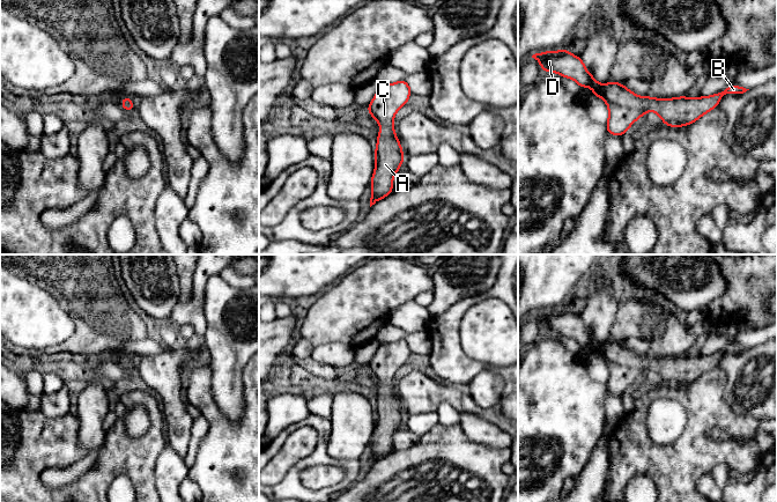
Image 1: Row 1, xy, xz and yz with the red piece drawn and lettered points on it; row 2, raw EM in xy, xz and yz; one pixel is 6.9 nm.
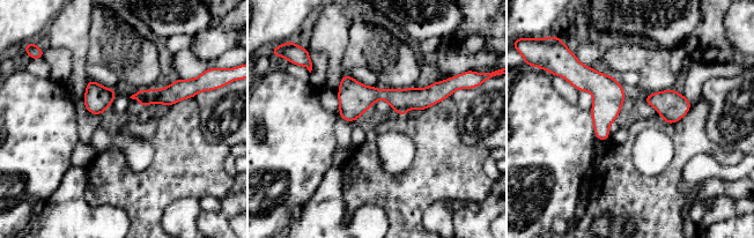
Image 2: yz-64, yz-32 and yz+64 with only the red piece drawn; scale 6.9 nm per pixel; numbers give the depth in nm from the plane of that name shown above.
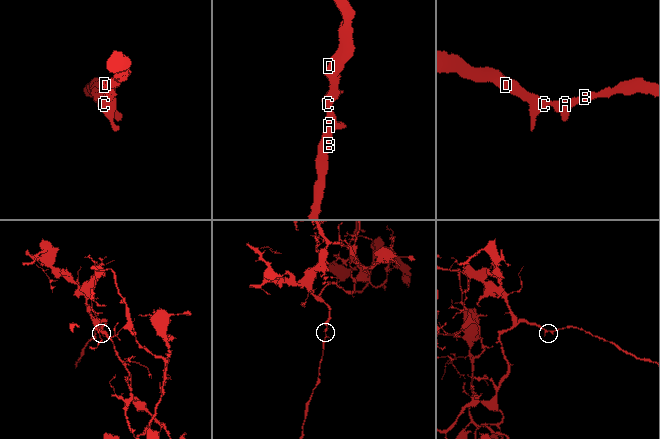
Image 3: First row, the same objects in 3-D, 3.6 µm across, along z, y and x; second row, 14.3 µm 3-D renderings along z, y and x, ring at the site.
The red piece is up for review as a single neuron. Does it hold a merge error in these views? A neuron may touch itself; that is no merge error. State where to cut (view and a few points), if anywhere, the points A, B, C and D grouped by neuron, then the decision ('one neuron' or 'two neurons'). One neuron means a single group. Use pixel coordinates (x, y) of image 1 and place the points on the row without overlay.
no cut; A B C D; one neuron

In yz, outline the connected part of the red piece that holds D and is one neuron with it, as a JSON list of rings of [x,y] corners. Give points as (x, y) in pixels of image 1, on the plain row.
[[[567,308],[535,312],[532,317],[539,320],[545,333],[555,331],[560,335],[575,339],[582,348],[591,346],[592,355],[601,356],[608,366],[609,375],[605,384],[607,392],[614,396],[622,396],[627,392],[629,386],[638,377],[644,376],[649,369],[654,370],[666,385],[688,385],[719,366],[724,354],[740,354],[749,349],[739,344],[731,344],[722,350],[705,356],[643,356],[613,339],[606,344],[598,342],[594,335],[587,331],[582,317],[571,313]]]

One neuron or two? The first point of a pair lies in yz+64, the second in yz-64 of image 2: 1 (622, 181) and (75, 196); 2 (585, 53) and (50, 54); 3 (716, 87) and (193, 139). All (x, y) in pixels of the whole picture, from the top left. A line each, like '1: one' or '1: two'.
1: two
2: two
3: two

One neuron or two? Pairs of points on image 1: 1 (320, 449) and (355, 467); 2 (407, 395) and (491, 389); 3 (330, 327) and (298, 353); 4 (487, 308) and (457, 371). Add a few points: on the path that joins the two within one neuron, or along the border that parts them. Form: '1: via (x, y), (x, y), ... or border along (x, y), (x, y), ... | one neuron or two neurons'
1: via (326, 458), (330, 462), (346, 464) | one neuron
2: border along (467, 392), (480, 406), (491, 407) | two neurons
3: border along (301, 337), (315, 346) | two neurons
4: border along (459, 325), (461, 348), (471, 357), (485, 363) | two neurons

